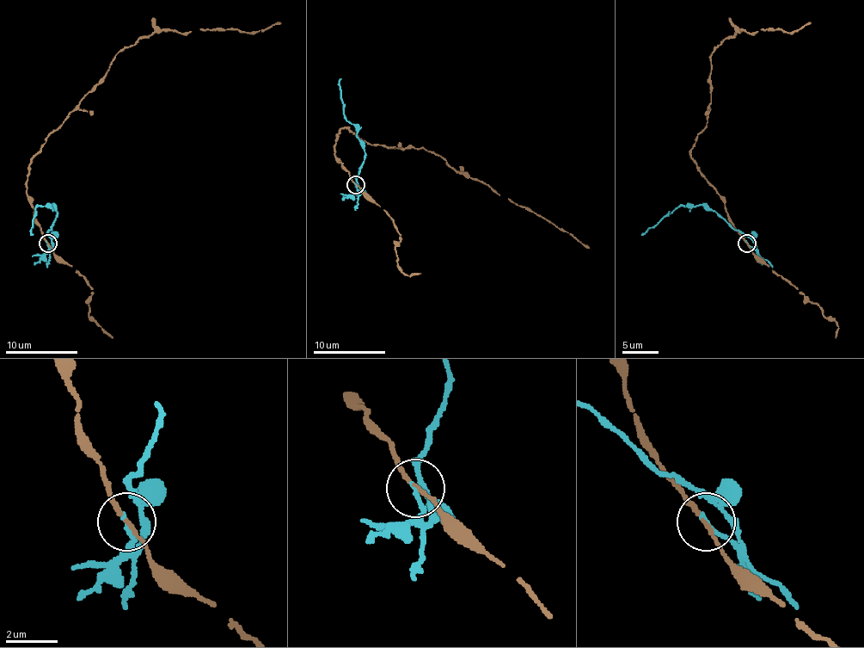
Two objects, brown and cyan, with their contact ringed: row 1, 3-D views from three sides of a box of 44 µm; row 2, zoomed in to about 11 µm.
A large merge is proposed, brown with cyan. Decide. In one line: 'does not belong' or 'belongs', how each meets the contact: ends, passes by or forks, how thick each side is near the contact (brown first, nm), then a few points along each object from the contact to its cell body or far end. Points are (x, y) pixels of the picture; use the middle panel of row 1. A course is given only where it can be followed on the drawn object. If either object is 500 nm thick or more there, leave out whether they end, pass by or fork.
does not belong; brown passes by; cyan ends; calibres 130 and 160 nm; course brown (356, 184), (334, 157), (341, 128), (369, 145), (425, 148), (438, 153), (451, 168), (530, 207), (589, 247); course cyan (356, 184), (359, 191), (356, 176), (365, 151), (358, 138), (356, 128), (343, 112), (341, 79)

